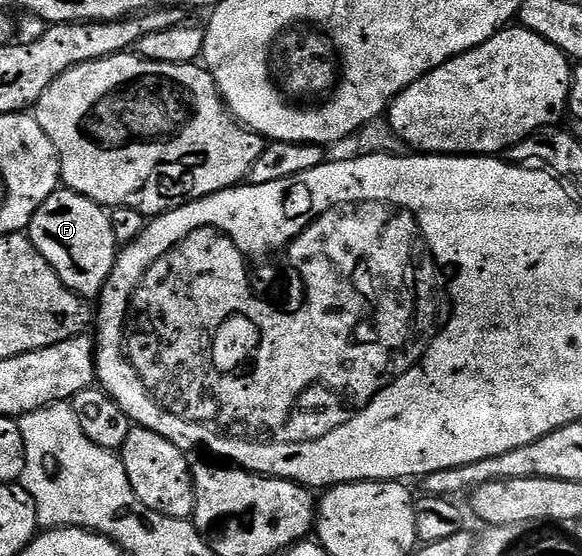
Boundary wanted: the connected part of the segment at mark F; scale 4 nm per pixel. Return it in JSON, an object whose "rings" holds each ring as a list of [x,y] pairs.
{"rings":[[[58,190],[52,192],[35,210],[27,229],[29,241],[43,254],[43,258],[59,274],[59,278],[82,298],[100,297],[103,286],[117,264],[119,246],[111,234],[109,212],[94,200],[77,192]]]}

